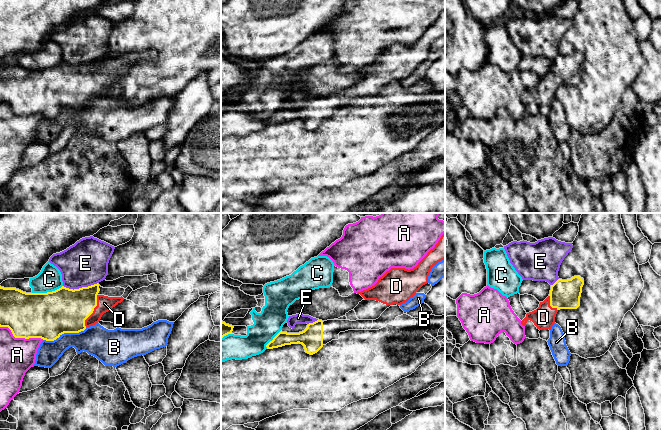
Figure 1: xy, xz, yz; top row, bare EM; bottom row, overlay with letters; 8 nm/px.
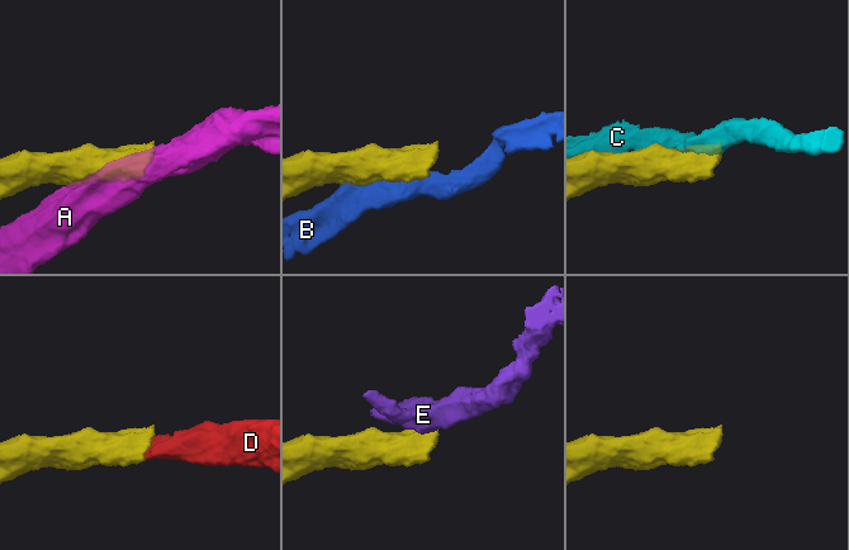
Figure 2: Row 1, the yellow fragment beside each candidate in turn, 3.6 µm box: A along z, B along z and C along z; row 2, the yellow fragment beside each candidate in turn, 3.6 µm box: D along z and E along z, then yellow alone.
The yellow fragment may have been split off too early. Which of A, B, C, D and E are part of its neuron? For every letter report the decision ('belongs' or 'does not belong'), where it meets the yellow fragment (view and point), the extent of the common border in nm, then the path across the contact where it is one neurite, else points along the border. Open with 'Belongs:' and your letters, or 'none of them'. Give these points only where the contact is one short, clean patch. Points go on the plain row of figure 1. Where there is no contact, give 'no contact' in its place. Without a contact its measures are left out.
Belongs: D
A: does not belong | xy (21, 113) | 360 nm
B: does not belong | xy (64, 108) | 360 nm
C: does not belong | xy (47, 68) | 260 nm
D: belongs | xy (93, 86) | 280 nm | across xy (64, 86), (93, 86), (99, 80), (104, 79)
E: does not belong | xy (80, 64) | 280 nm | along xy (97, 58), (73, 65), (63, 62)

